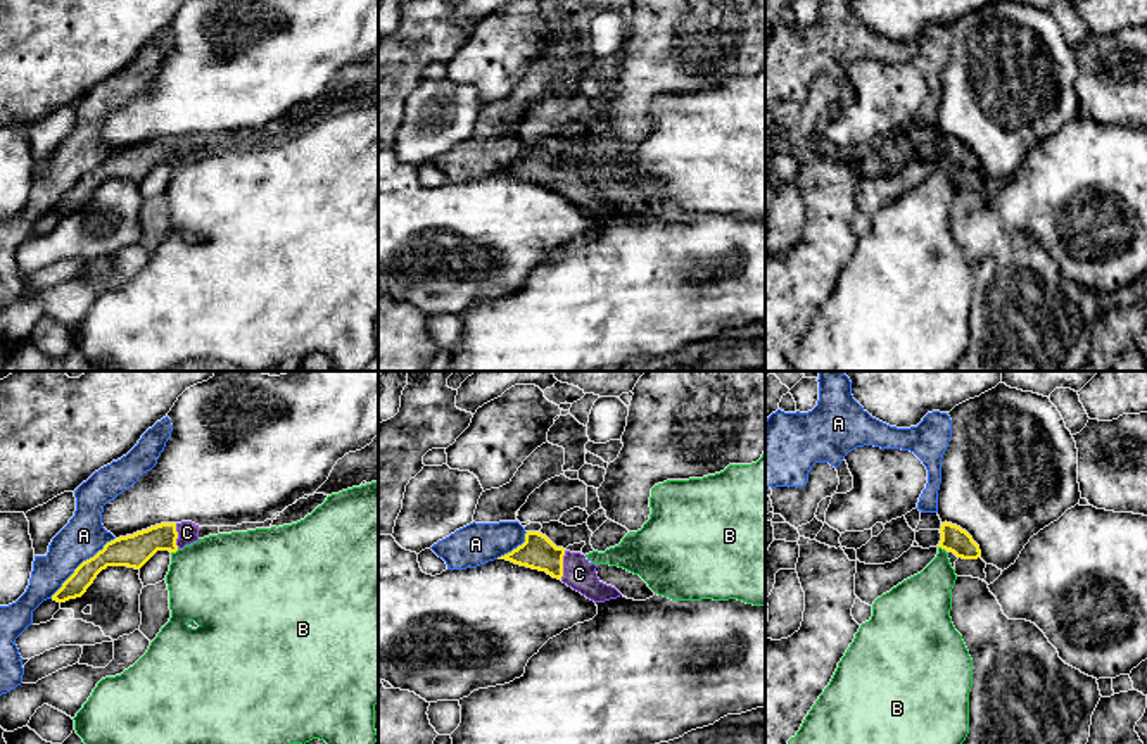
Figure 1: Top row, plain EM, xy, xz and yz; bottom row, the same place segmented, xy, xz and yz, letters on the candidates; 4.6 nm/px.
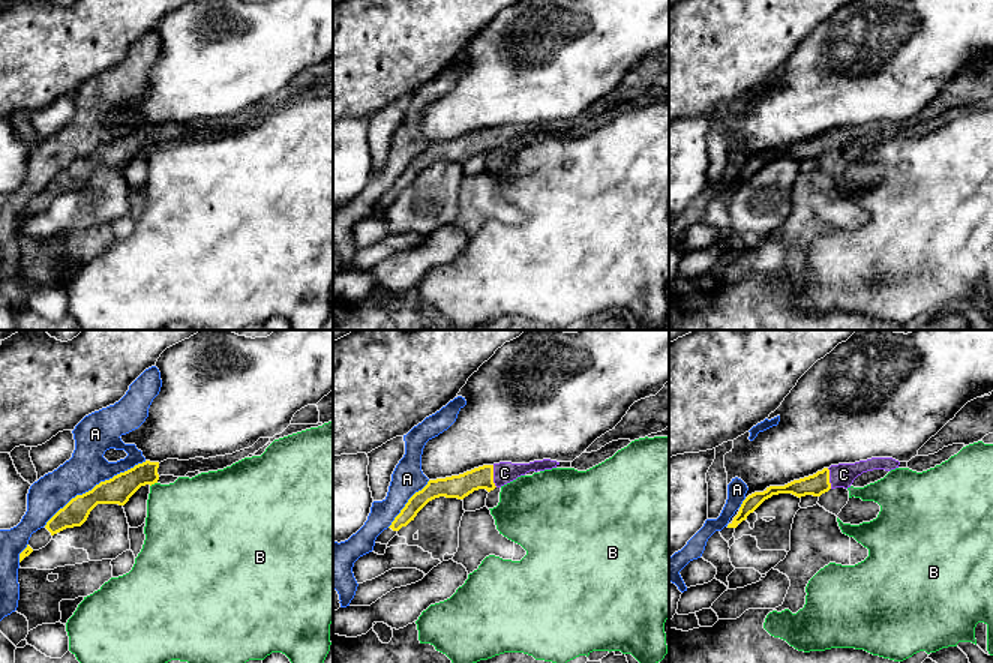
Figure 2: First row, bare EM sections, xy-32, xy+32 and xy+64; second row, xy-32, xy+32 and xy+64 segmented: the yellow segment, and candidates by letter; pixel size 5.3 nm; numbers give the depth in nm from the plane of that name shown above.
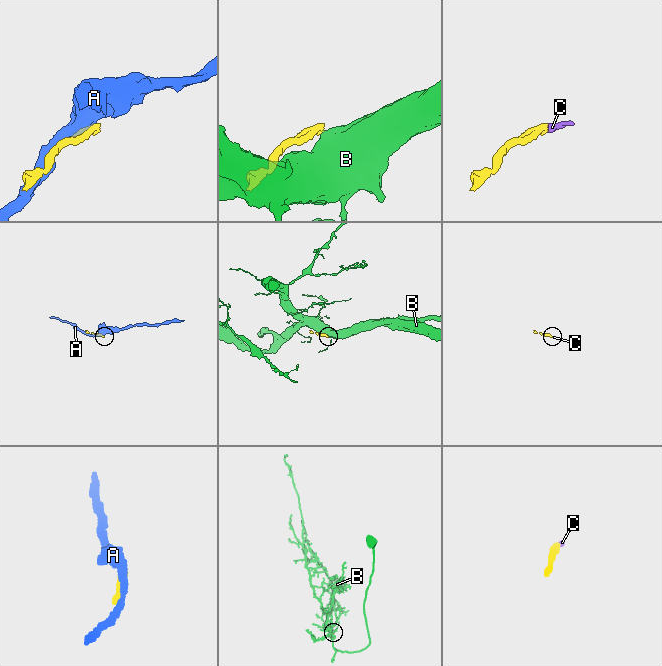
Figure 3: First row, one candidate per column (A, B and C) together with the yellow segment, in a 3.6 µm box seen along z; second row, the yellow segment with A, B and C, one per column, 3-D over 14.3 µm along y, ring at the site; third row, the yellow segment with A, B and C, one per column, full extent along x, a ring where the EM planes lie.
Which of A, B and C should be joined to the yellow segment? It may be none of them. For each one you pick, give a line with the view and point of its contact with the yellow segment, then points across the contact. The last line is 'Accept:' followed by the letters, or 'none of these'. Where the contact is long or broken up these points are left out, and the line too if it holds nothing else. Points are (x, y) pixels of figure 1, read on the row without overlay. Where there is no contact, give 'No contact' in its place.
C: Touches yellow at xz (562, 178). Path across: xz (538, 164), (562, 178), (579, 187)
Accept: C

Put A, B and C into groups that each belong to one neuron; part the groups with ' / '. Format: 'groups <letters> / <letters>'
groups A / B / C

